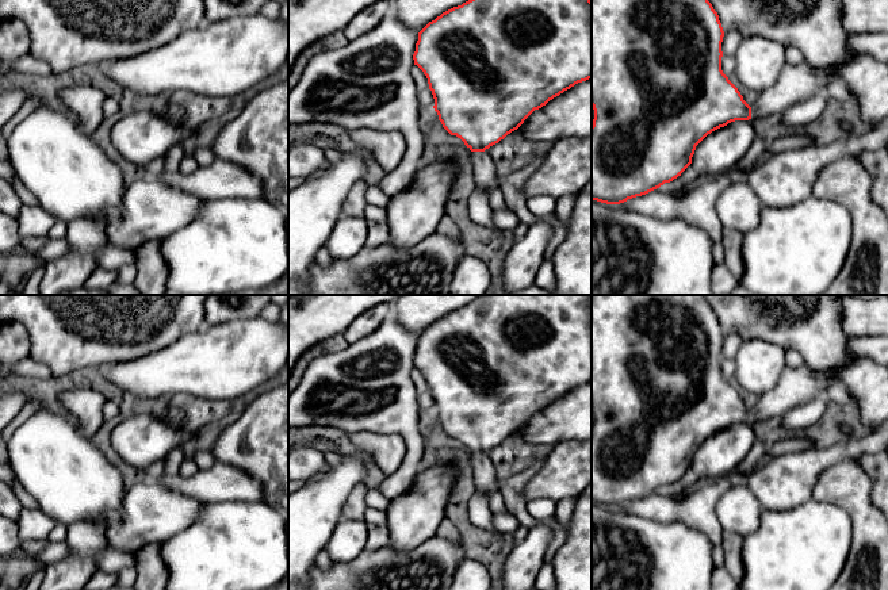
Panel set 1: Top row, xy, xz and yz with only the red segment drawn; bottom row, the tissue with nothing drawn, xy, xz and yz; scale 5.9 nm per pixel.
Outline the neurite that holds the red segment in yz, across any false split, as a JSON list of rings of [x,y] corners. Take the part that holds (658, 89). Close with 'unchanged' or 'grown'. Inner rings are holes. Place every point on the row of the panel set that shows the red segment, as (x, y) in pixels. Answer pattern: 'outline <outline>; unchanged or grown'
outline [[[592,0],[592,107],[594,119],[592,124],[592,200],[606,204],[620,204],[628,199],[646,195],[665,183],[670,183],[692,164],[696,146],[712,131],[735,120],[758,119],[784,112],[791,106],[816,93],[824,93],[827,85],[837,77],[822,73],[805,61],[799,65],[784,65],[782,73],[774,85],[759,93],[750,107],[738,88],[722,70],[722,42],[724,31],[717,12],[708,0]]]; grown

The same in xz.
outline [[[468,0],[443,12],[418,32],[413,60],[428,78],[443,127],[471,150],[476,188],[491,194],[500,187],[500,176],[485,150],[517,130],[535,110],[592,78],[592,1]]]; grown

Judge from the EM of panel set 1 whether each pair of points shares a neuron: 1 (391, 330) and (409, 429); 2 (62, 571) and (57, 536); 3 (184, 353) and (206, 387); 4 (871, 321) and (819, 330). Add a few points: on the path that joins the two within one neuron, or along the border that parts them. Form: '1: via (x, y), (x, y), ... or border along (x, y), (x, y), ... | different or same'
1: via (404, 355), (404, 405) | same
2: border along (65, 527), (67, 540) | different
3: via (192, 361), (206, 375), (206, 379) | same
4: border along (842, 309), (842, 329), (852, 337) | different

